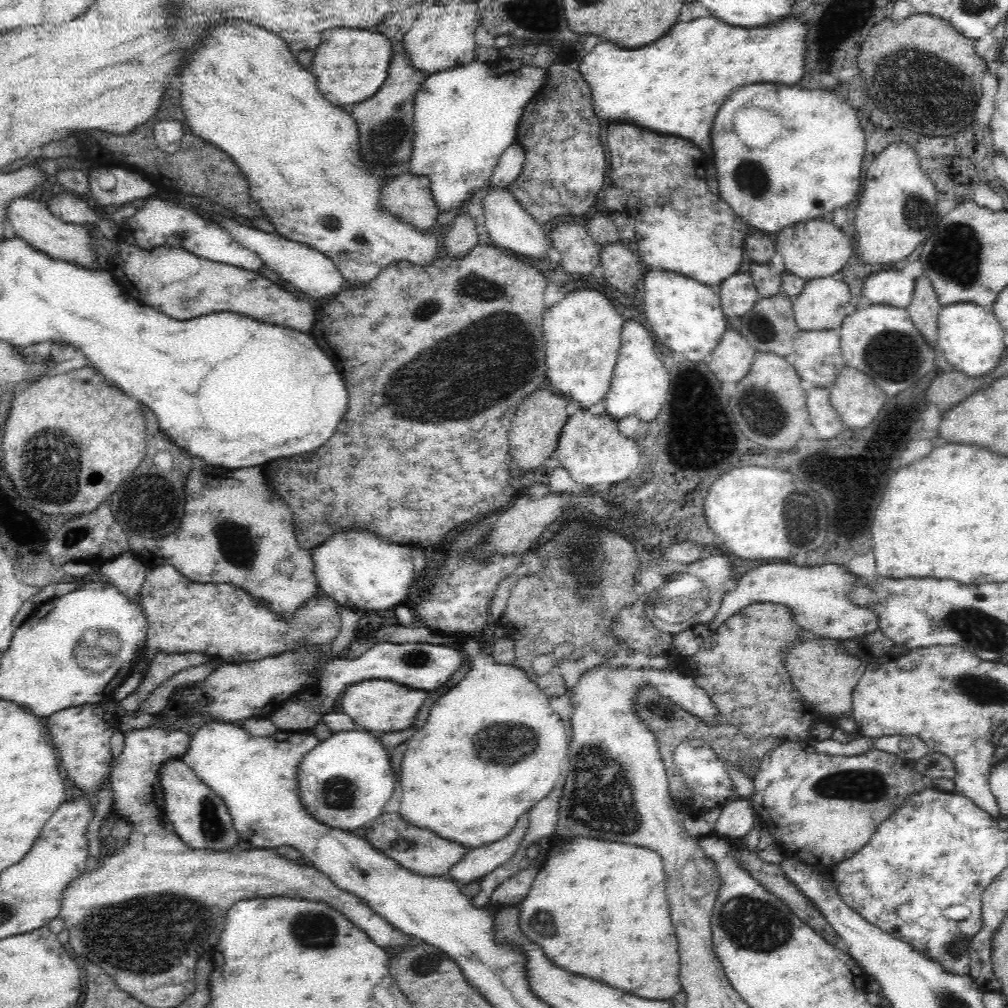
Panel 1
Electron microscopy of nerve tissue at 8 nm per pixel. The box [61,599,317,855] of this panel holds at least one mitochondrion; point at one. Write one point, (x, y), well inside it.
(110, 640)

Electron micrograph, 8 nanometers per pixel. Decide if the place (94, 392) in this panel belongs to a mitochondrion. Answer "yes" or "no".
no

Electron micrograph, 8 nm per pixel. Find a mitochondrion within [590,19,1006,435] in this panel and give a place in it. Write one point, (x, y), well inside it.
(919, 86)

